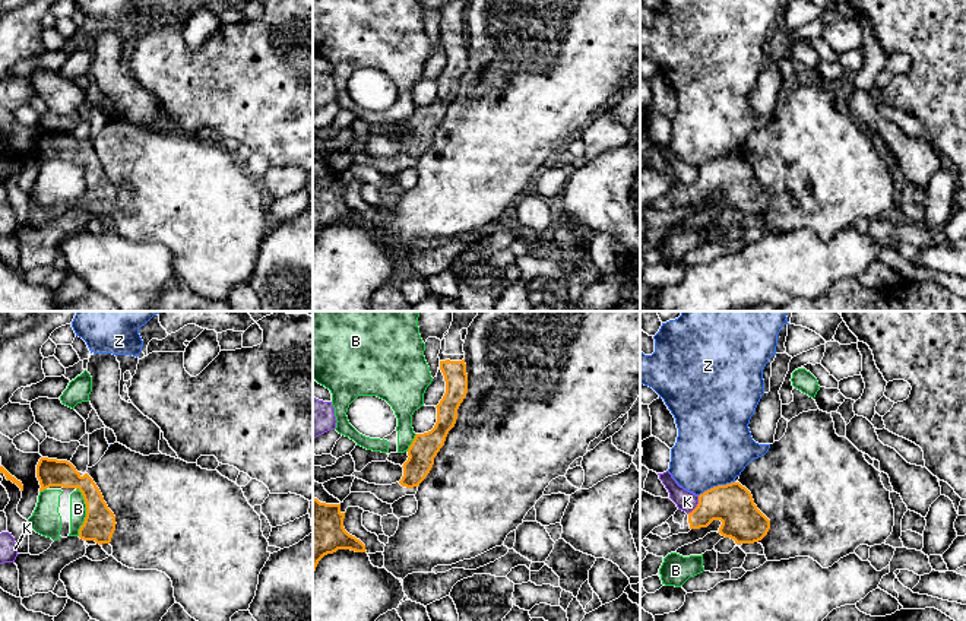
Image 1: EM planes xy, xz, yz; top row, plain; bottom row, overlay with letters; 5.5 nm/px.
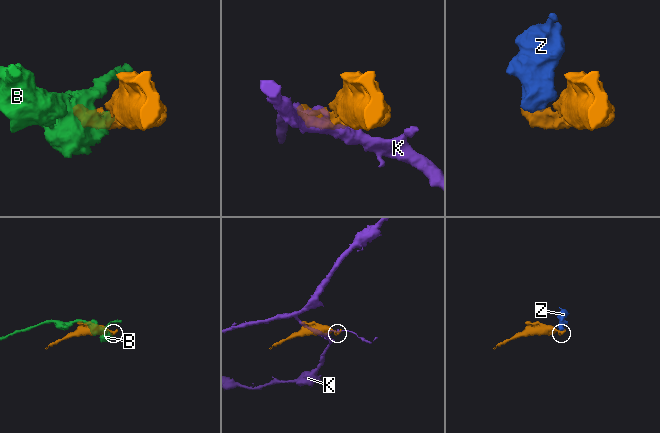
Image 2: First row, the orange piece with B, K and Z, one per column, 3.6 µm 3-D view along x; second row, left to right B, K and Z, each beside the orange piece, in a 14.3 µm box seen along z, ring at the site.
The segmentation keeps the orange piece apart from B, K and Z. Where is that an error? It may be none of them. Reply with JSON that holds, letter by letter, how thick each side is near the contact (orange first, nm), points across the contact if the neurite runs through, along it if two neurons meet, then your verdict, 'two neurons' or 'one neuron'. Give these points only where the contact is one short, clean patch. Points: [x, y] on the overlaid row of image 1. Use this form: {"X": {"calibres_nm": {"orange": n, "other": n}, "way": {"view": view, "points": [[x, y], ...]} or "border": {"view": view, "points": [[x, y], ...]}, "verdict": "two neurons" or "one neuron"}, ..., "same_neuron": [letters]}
{"B": {"calibres_nm": {"orange": 180, "other": 100}, "border": {"view": "xy", "points": [[78, 487], [85, 504], [85, 520], [78, 535]]}, "verdict": "two neurons"}, "K": {"calibres_nm": {"orange": 220, "other": 110}, "border": {"view": "yz", "points": [[699, 496], [699, 503], [687, 513]]}, "verdict": "two neurons"}, "Z": {"calibres_nm": {"orange": 220, "other": 420}, "border": {"view": "yz", "points": [[734, 481], [725, 485], [713, 485], [699, 496]]}, "verdict": "two neurons"}, "same_neuron": []}

